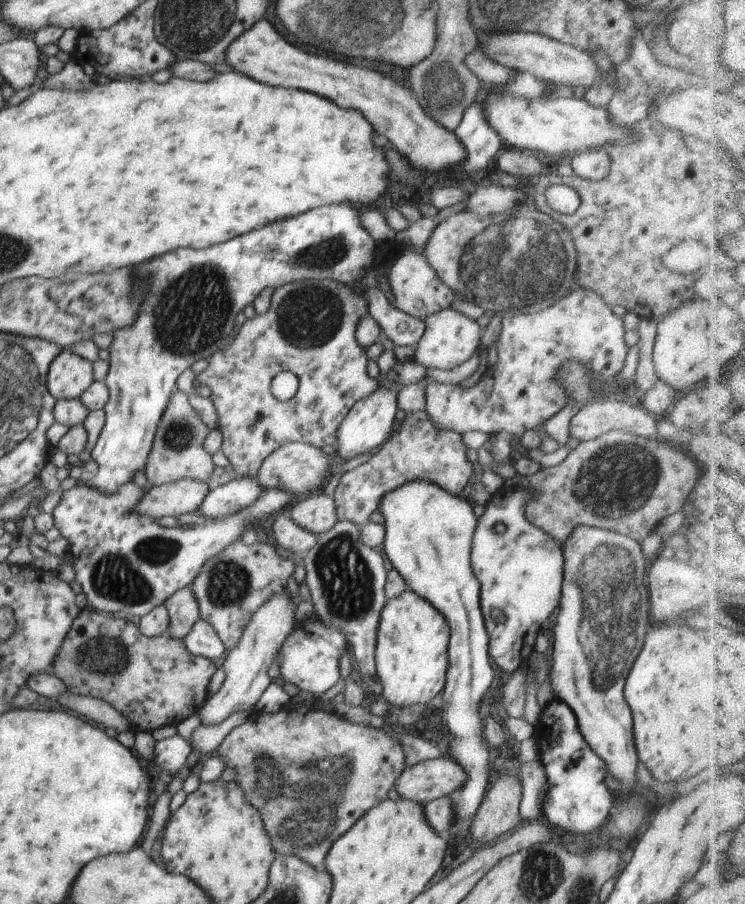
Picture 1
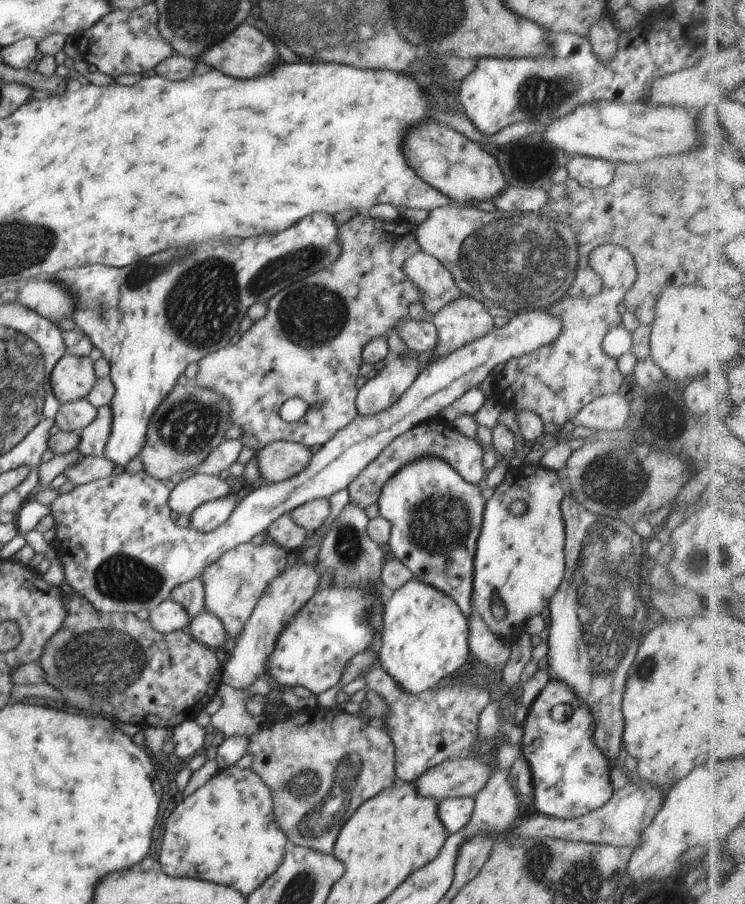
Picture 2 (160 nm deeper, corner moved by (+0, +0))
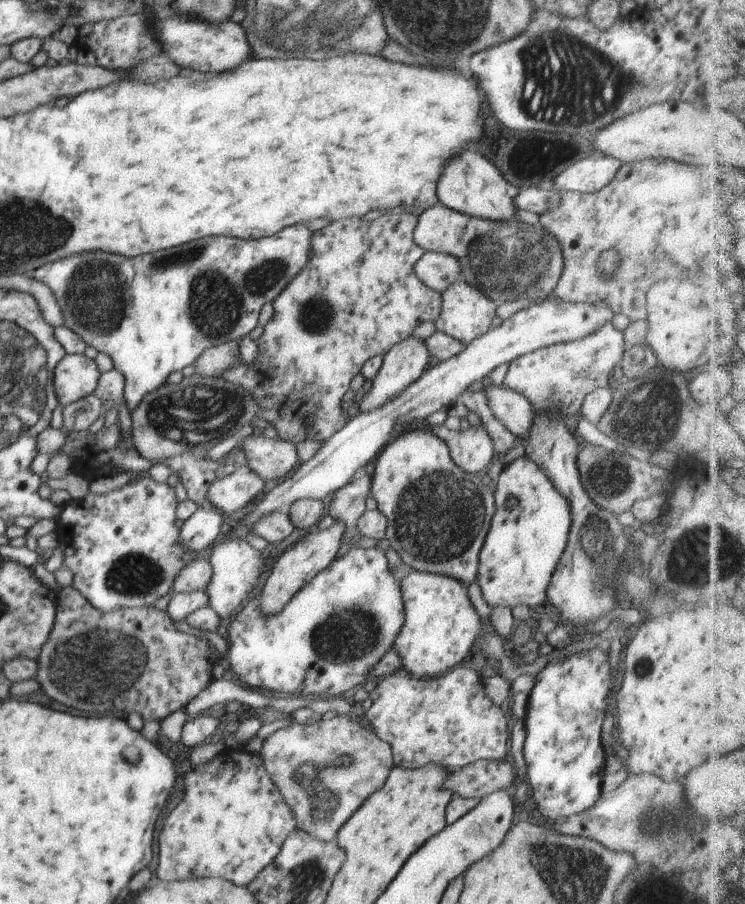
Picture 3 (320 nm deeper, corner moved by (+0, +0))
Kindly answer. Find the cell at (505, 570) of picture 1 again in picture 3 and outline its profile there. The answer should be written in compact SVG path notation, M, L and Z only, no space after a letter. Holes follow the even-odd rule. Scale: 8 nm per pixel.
M526 456L505 466L493 496L495 510L477 573L482 596L490 608L541 605L547 601L547 590L568 541L572 525L568 500ZM511 498L516 498L516 504L508 508L506 504Z

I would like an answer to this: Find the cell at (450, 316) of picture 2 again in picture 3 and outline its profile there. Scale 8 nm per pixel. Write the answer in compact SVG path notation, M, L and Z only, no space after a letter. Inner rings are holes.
M461 278L441 296L440 316L435 321L437 331L452 336L455 340L462 342L464 346L473 342L478 336L483 336L486 332L489 332L492 320L497 315L496 306L492 304L492 300L488 300L488 296L484 296L482 291L474 288L472 284L468 284Z

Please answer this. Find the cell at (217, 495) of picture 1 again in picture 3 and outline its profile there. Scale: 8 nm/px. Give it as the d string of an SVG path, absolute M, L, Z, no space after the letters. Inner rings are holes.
M198 507L196 512L184 521L180 529L180 534L182 534L180 542L192 552L206 548L220 536L225 519L225 514L220 514L218 509L206 510L206 508Z

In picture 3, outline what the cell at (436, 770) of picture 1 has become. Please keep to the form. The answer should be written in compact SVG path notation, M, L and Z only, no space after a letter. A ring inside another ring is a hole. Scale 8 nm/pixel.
M476 760L461 770L449 773L444 788L464 799L481 800L498 790L515 784L516 768L511 760Z

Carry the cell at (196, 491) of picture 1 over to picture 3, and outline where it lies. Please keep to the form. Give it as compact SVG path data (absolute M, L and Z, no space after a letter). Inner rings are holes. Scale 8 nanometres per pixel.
M238 466L232 474L220 473L210 484L206 496L212 506L225 514L231 514L244 508L250 500L254 500L254 497L262 492L265 484L264 480L247 466Z

